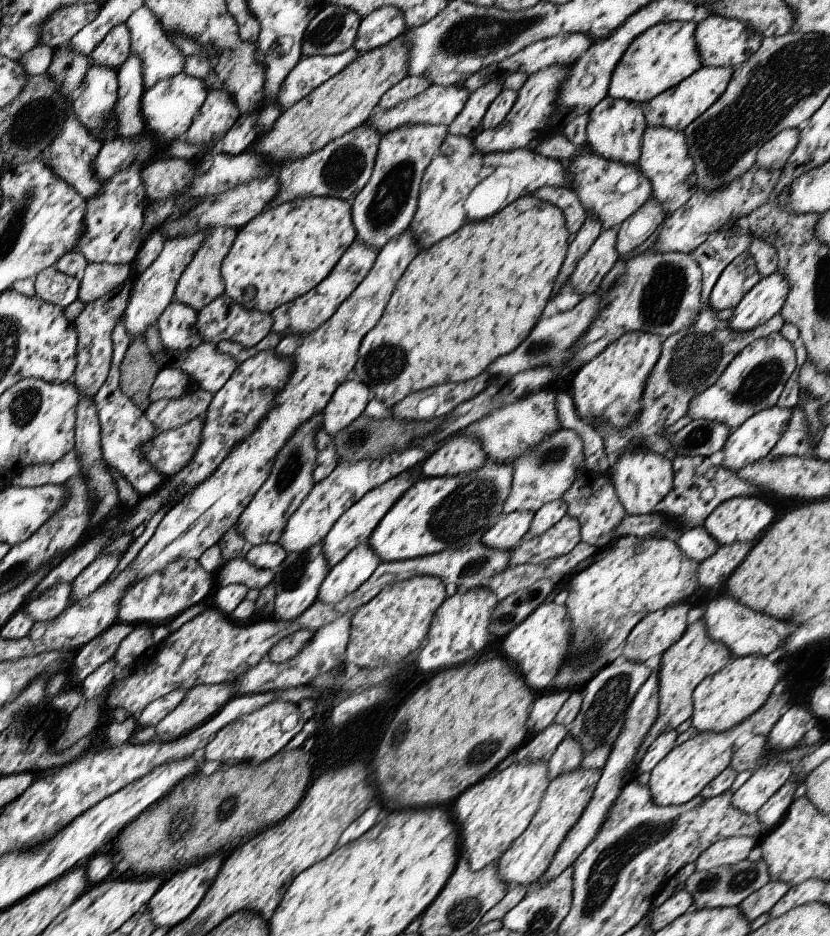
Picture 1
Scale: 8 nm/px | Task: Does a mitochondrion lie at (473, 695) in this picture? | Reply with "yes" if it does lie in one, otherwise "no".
no

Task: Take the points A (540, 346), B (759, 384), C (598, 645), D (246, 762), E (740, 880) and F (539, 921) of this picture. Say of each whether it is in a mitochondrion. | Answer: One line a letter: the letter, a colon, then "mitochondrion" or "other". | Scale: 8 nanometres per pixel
A: mitochondrion
B: mitochondrion
C: mitochondrion
D: other
E: mitochondrion
F: mitochondrion

